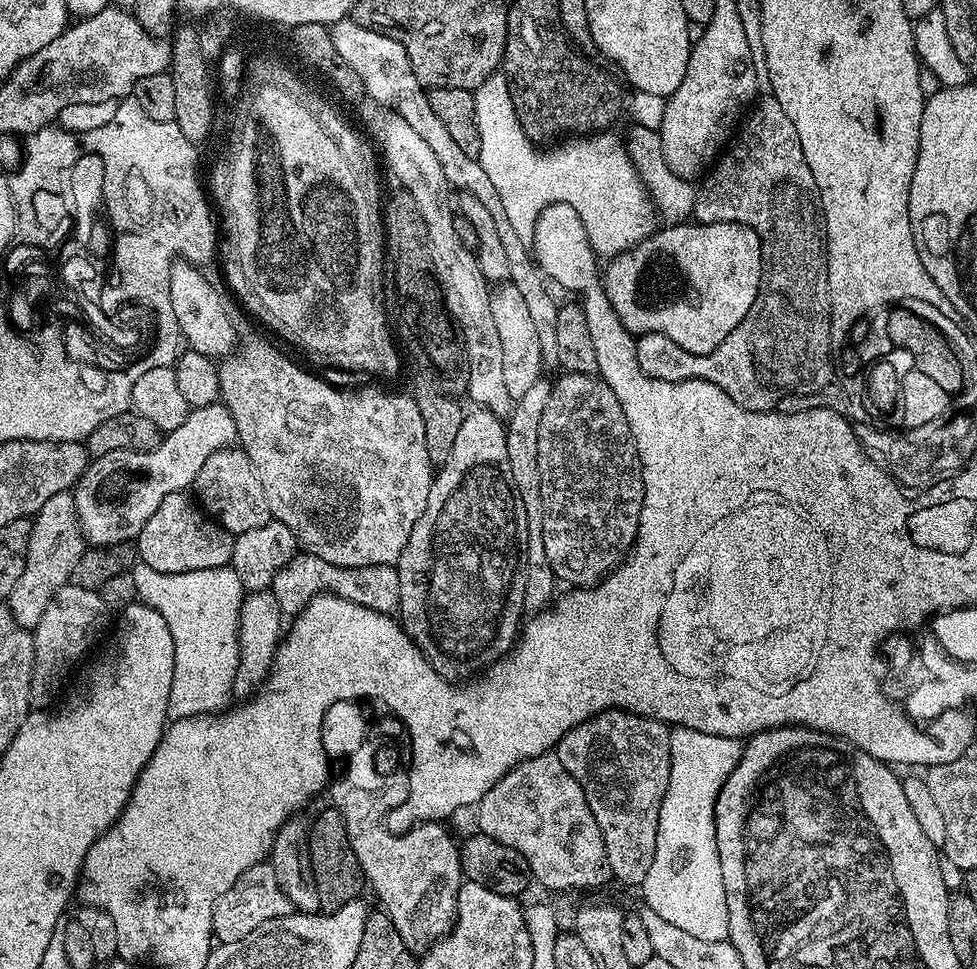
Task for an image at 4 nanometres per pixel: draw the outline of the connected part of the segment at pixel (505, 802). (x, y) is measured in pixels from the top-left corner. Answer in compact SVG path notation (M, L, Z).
M552 752L523 760L475 805L476 828L513 847L529 863L535 883L552 892L596 888L610 880L604 832L598 826L582 786Z

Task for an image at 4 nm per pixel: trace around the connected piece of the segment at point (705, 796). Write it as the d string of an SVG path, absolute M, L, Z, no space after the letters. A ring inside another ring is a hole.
M679 726L671 729L670 738L670 782L666 788L666 798L662 798L662 810L658 814L658 842L654 850L654 862L650 862L650 871L642 885L644 891L643 903L658 918L664 918L673 926L678 926L681 930L686 930L693 938L702 938L706 942L718 942L719 940L728 940L728 911L726 910L726 886L722 882L722 862L718 858L718 842L716 841L716 799L726 782L728 775L738 766L740 754L742 751L741 741L737 738L726 738L718 734L702 734L693 728L681 728Z

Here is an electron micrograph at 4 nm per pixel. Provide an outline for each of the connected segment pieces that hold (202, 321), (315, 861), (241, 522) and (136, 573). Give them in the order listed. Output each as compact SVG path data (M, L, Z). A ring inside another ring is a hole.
M183 258L173 263L170 270L170 298L174 306L174 318L178 318L183 343L191 351L213 358L224 358L237 347L236 328L228 317L228 308L224 305L219 290L199 272L200 270L197 265L189 264Z
M328 806L327 808L316 821L311 821L308 829L308 841L310 842L310 866L314 870L314 882L318 882L320 907L325 913L330 913L357 899L361 895L360 891L365 891L366 881L362 866L358 862L358 854L354 854L350 838L347 837L346 822L343 821L342 814L338 808L333 806Z
M239 447L219 448L198 470L194 496L200 508L226 531L239 534L262 526L270 518L266 494L250 458Z
M137 562L131 573L139 603L158 610L158 614L166 618L166 626L170 626L170 638L174 638L174 682L170 686L169 721L225 711L234 700L232 683L236 681L240 666L240 611L246 595L244 583L236 571L227 566L190 570L189 573L159 573Z

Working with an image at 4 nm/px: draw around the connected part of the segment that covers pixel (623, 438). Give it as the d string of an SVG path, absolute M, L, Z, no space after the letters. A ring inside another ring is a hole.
M567 372L560 374L552 384L552 393L542 412L538 433L538 471L541 474L542 506L544 507L545 525L543 527L543 545L546 548L547 561L557 581L577 588L590 588L600 583L625 556L628 555L633 544L636 543L636 531L640 525L642 502L644 501L644 472L640 468L640 455L634 442L634 434L630 434L630 422L626 422L626 414L622 414L622 406L606 386L606 382L599 375L590 373Z

